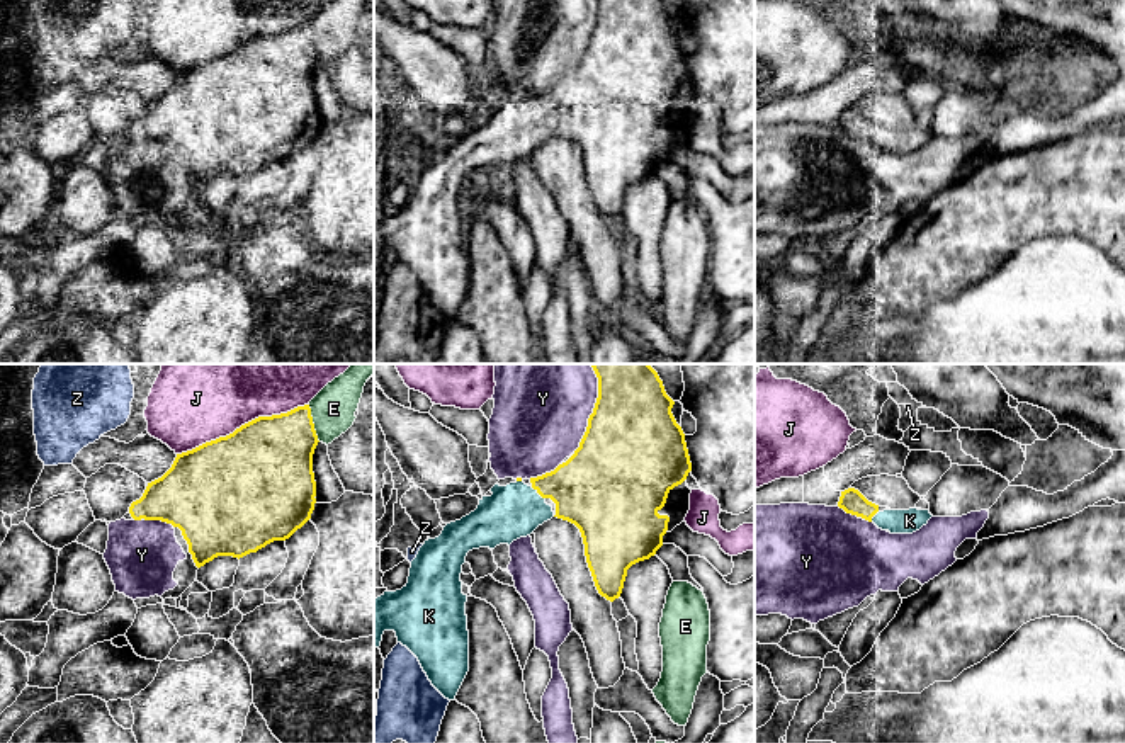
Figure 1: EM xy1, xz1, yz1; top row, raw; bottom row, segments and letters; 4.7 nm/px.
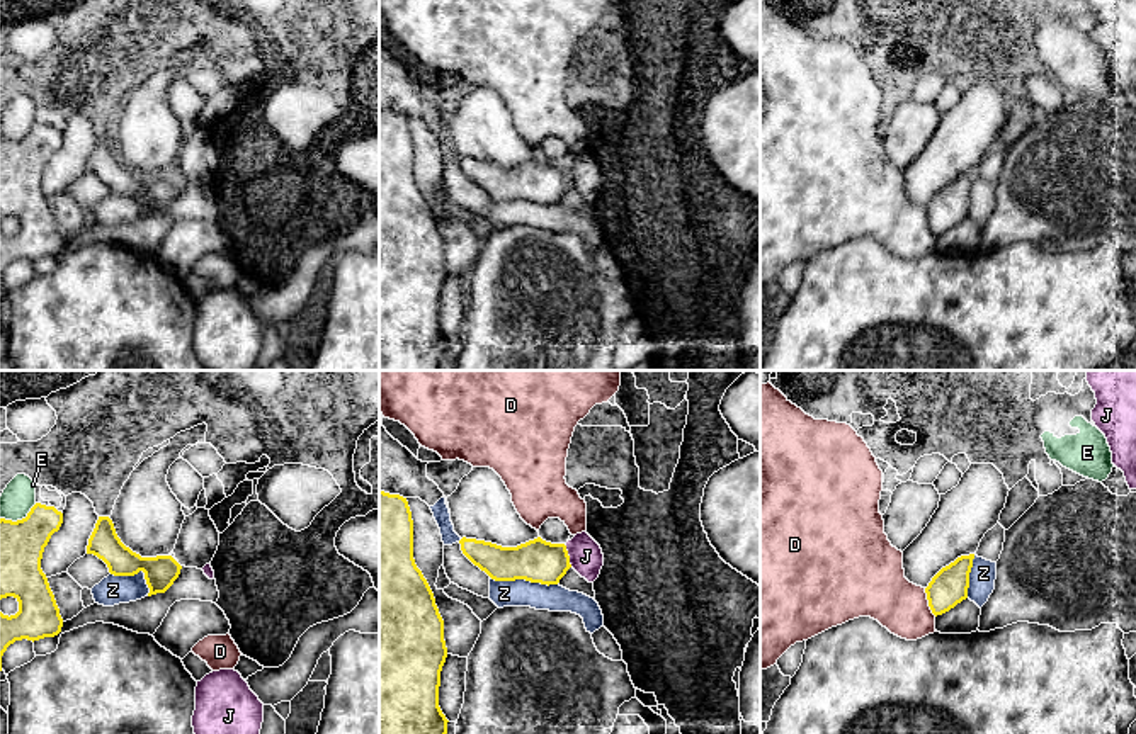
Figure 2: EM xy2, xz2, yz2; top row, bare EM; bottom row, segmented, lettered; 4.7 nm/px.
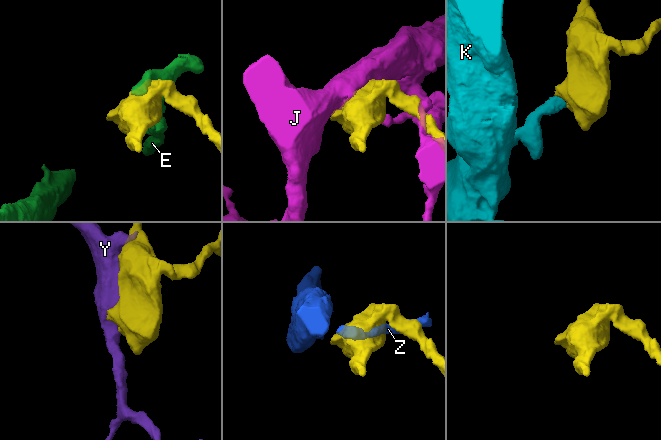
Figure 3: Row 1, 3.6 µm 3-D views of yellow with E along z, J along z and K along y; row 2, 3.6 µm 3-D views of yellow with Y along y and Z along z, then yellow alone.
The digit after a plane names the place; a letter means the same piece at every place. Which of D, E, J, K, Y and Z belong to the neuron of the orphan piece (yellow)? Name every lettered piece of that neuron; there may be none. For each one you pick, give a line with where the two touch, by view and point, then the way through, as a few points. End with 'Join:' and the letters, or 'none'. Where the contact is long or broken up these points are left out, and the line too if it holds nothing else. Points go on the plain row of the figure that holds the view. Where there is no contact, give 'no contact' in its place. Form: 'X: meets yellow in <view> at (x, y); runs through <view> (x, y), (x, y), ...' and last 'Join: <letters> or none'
K: meets yellow in xz1 at (537, 111)
Join: K

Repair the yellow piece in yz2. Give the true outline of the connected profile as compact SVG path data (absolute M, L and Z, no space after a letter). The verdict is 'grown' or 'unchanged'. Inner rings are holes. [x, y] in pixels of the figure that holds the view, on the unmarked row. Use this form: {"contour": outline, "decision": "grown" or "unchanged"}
{"contour": "M974 173L961 175L942 187L925 207L932 233L942 234L968 217Z", "decision": "unchanged"}

